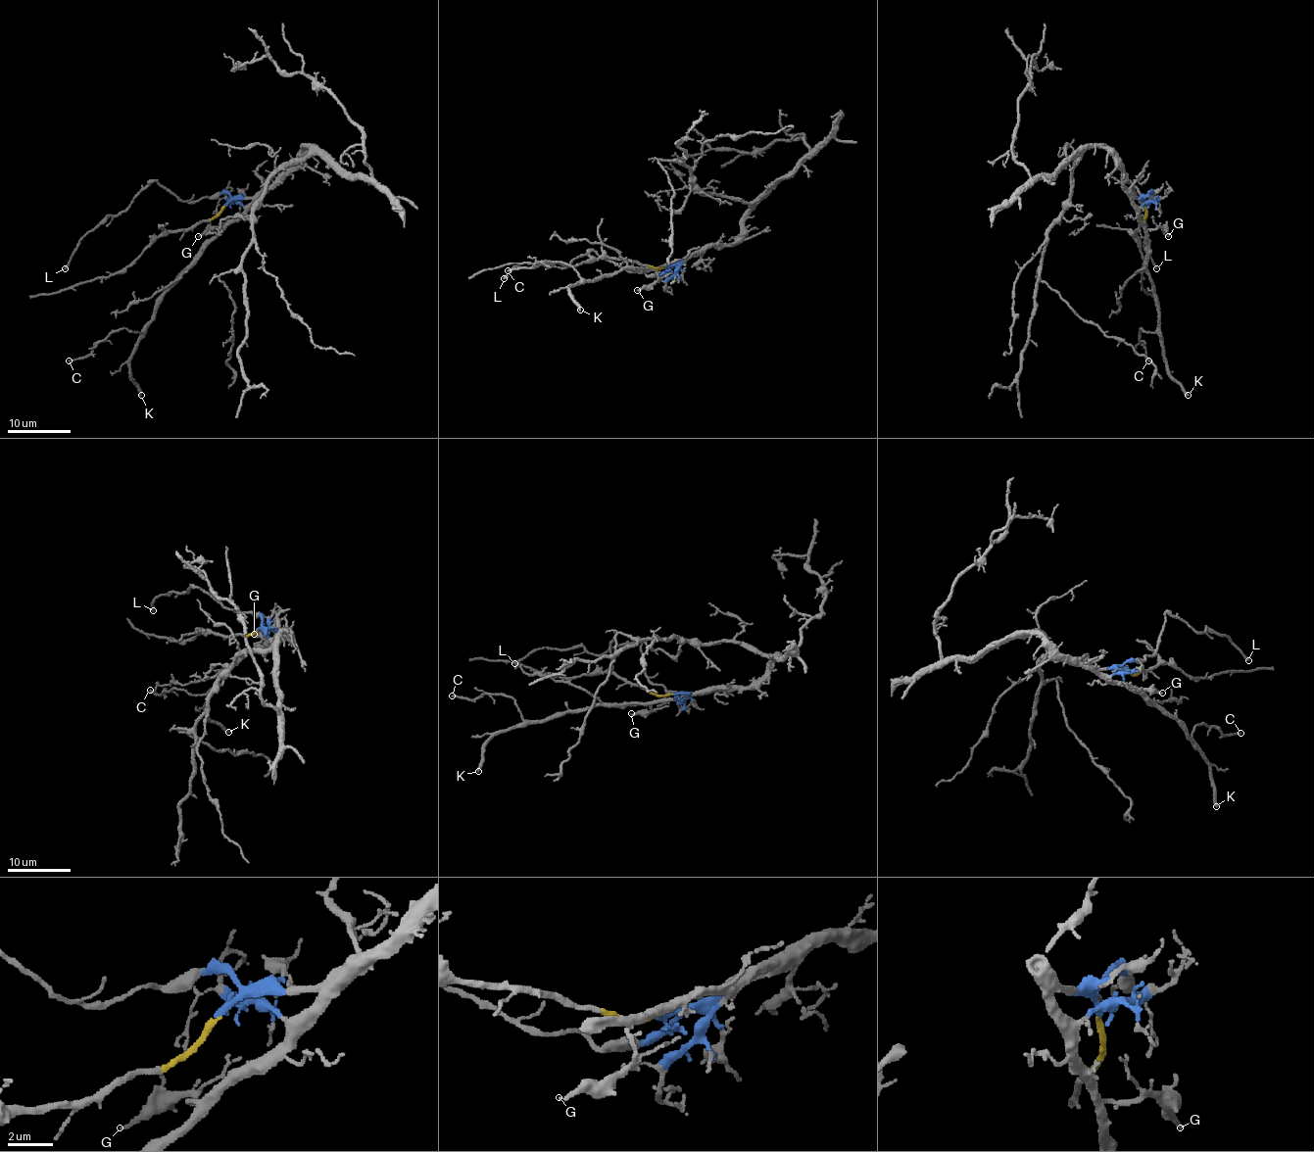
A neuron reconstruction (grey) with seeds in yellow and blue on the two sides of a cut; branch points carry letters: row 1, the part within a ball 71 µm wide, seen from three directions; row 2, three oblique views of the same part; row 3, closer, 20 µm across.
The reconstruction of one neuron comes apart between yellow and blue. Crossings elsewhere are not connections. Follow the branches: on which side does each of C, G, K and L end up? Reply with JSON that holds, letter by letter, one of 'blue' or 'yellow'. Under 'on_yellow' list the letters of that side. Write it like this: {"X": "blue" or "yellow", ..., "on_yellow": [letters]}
{"C": "blue", "G": "blue", "K": "blue", "L": "blue", "on_yellow": []}

